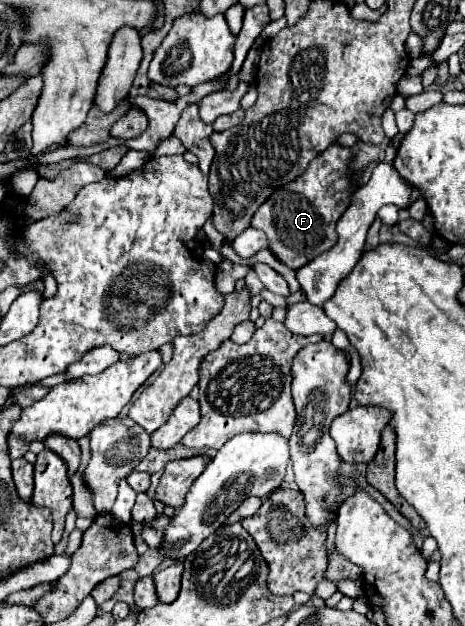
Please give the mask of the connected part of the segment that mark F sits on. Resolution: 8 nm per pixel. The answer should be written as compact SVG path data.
M328 147L316 159L312 159L302 177L288 183L288 193L272 193L254 213L252 227L266 233L270 251L290 269L300 269L338 241L338 235L334 231L336 221L350 205L350 197L356 191L356 185L352 185L348 177L350 157L352 153L348 147Z

